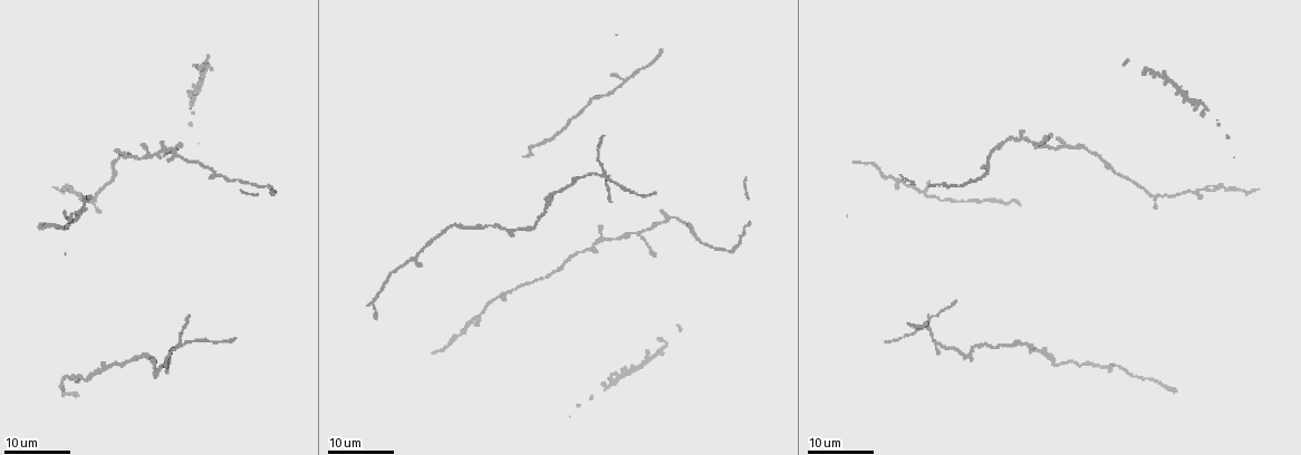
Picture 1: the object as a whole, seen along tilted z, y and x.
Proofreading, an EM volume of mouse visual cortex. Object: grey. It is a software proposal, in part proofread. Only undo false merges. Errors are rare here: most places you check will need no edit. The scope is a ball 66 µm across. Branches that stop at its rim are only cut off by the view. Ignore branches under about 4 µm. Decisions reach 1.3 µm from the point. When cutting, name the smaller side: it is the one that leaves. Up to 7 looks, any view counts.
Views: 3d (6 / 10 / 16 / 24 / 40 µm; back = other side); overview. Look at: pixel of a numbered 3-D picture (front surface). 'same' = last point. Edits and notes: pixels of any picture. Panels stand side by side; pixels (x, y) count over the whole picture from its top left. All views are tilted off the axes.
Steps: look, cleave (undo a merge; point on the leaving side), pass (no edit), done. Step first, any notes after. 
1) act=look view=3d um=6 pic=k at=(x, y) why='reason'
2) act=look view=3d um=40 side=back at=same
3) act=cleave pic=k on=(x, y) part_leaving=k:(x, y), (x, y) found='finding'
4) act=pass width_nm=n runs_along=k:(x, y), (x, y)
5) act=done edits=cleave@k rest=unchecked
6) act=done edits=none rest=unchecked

act=look view=3d um=16 pic=1 at=(988, 165) why='three arms meet'

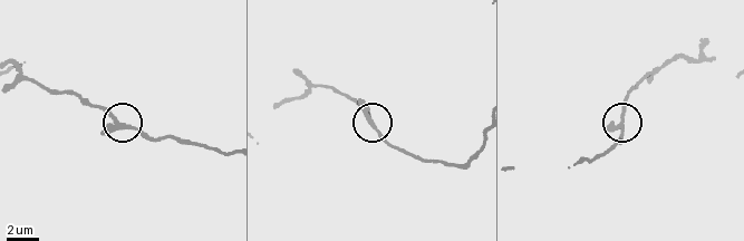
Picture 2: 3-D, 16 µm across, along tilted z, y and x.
act=look view=3d um=6 pic=2 at=(370, 118) why='closer look'

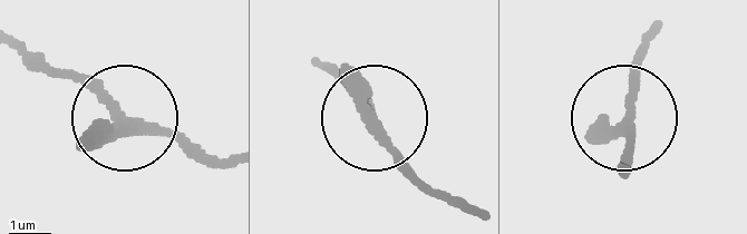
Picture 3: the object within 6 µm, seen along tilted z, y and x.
act=pass width_nm=240 found='all the same cell'

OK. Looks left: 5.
act=look view=3d um=24 pic=1 at=(637, 233) why='arms part here'

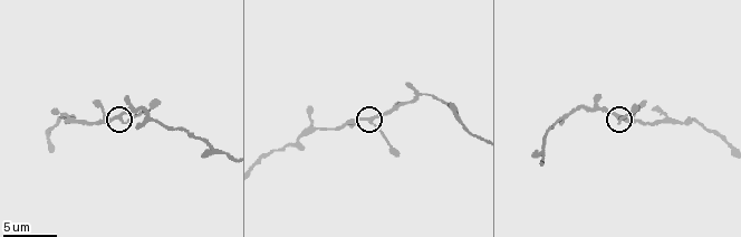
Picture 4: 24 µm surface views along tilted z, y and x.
act=look view=3d um=6 pic=4 at=(119, 120)

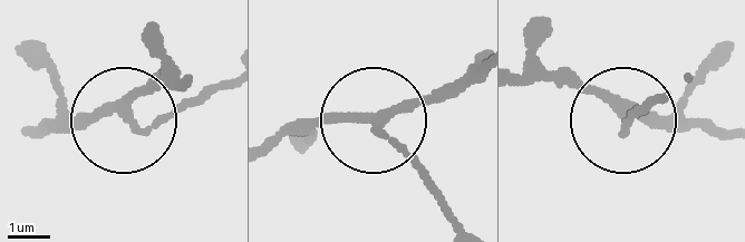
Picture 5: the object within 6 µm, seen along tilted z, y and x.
act=pass side_arm_um=38 arms=3 found='all the same cell'

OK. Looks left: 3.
act=look view=3d um=6 pic=4 at=(309, 127) why='arms part here'

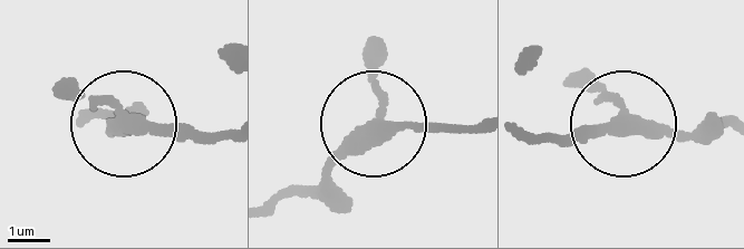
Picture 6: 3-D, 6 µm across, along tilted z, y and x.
act=pass found='all the same cell'

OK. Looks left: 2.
act=look view=3d um=24 pic=1 at=(479, 317) why='a fork'

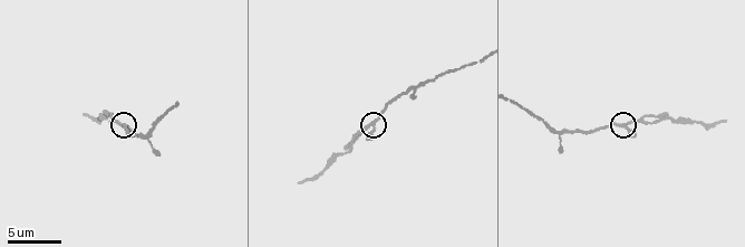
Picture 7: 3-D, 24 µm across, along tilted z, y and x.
act=look view=3d um=6 pic=7 at=(375, 124)

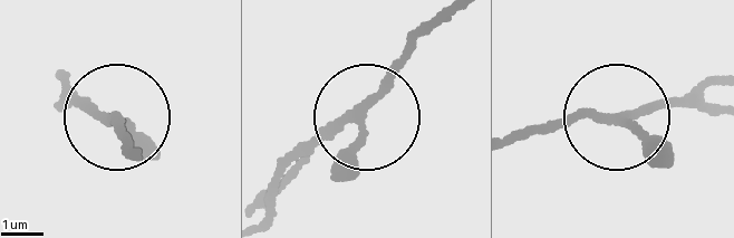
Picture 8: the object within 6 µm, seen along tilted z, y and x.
act=pass width_nm=190 runs_along=8:(444, 10), (364, 115), (334, 120), (296, 162) found='continuous, no second cell'

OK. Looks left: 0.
act=done edits=none rest=unchecked

